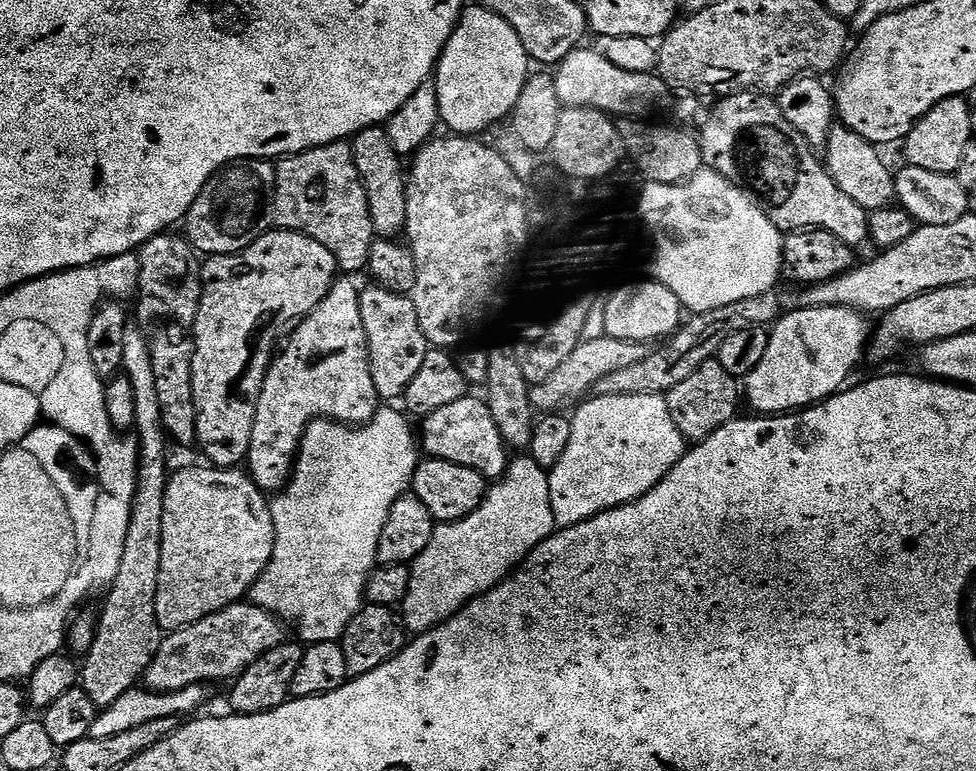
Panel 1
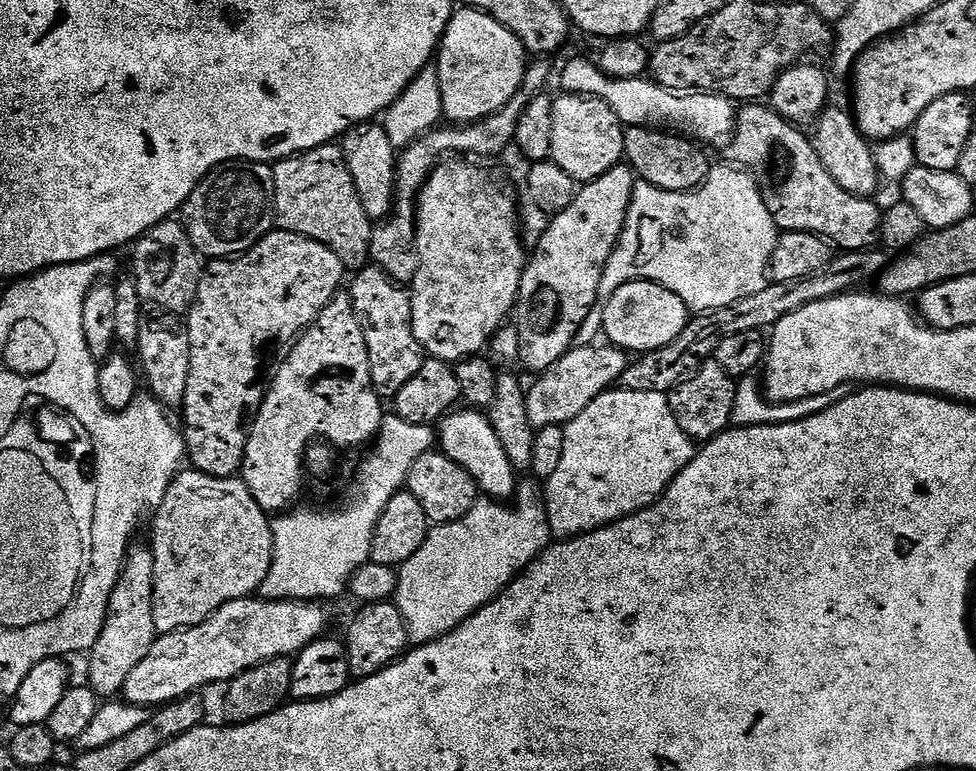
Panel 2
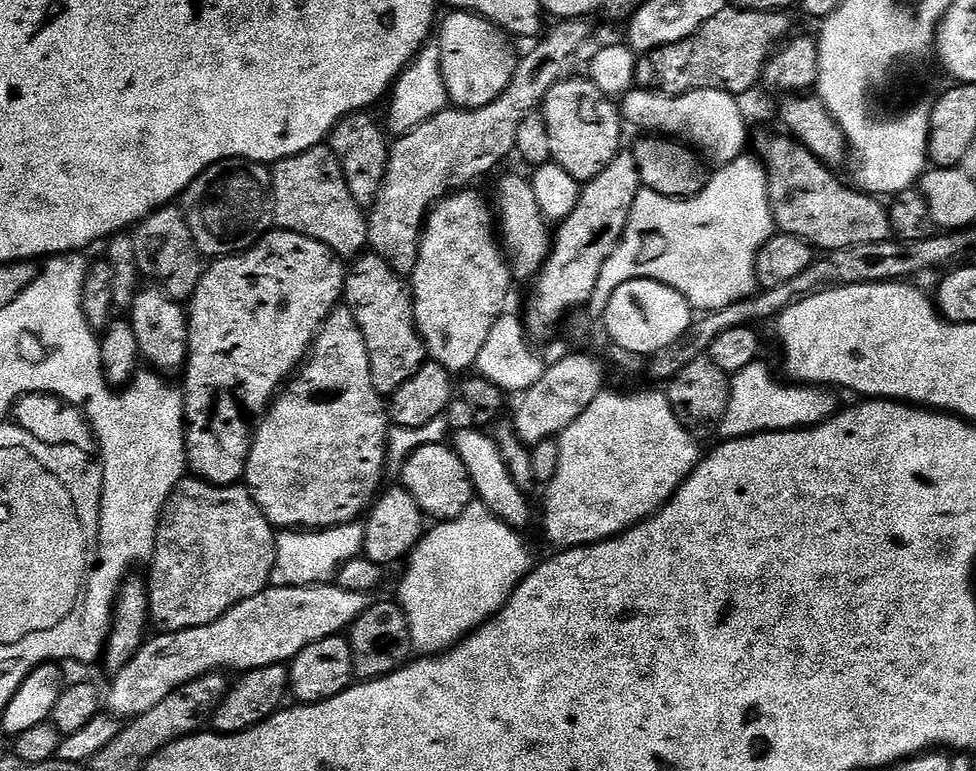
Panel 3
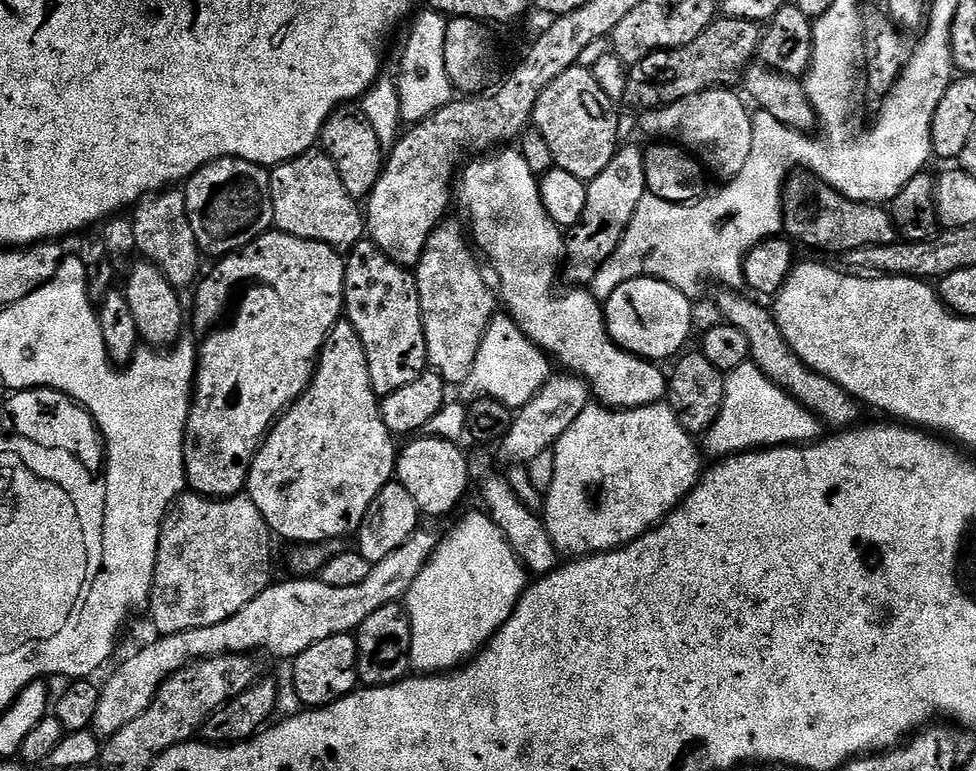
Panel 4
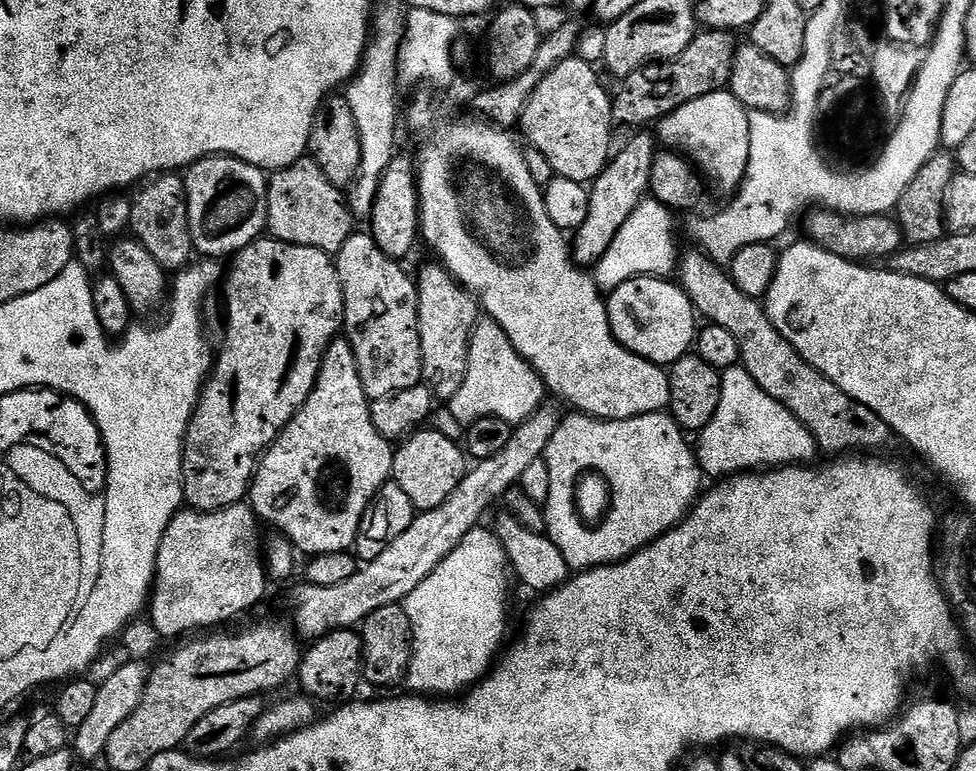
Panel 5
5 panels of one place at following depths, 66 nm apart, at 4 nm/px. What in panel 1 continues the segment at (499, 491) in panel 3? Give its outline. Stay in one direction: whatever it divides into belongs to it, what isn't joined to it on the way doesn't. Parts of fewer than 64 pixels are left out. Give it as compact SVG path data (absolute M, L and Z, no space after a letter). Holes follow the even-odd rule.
M463 396L458 402L450 402L450 406L442 406L442 410L434 410L434 414L423 417L422 448L433 460L470 466L470 470L478 470L485 480L496 482L505 475L503 472L508 468L510 452L502 434L498 434L498 426L494 426L494 418L490 418L487 403L483 399L475 400L474 396Z

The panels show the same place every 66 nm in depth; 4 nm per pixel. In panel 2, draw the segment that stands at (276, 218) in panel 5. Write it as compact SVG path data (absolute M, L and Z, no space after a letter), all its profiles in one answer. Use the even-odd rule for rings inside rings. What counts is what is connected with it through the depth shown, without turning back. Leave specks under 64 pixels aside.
M339 143L323 144L309 152L275 161L272 169L276 183L276 223L281 232L293 232L322 242L344 263L345 269L359 270L369 263L370 238L374 222L362 210L354 178L344 165Z

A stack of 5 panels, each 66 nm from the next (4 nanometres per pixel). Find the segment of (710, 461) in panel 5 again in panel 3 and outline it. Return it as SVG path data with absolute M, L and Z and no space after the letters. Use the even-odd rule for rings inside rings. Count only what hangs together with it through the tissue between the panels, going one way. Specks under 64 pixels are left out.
M764 362L746 366L746 370L738 370L731 377L731 382L730 402L726 406L726 414L718 429L719 435L722 434L721 437L724 440L736 440L740 436L757 436L759 432L787 432L789 428L814 428L817 424L823 424L828 417L835 416L841 407L839 398L835 396L837 393L827 387L779 384Z

